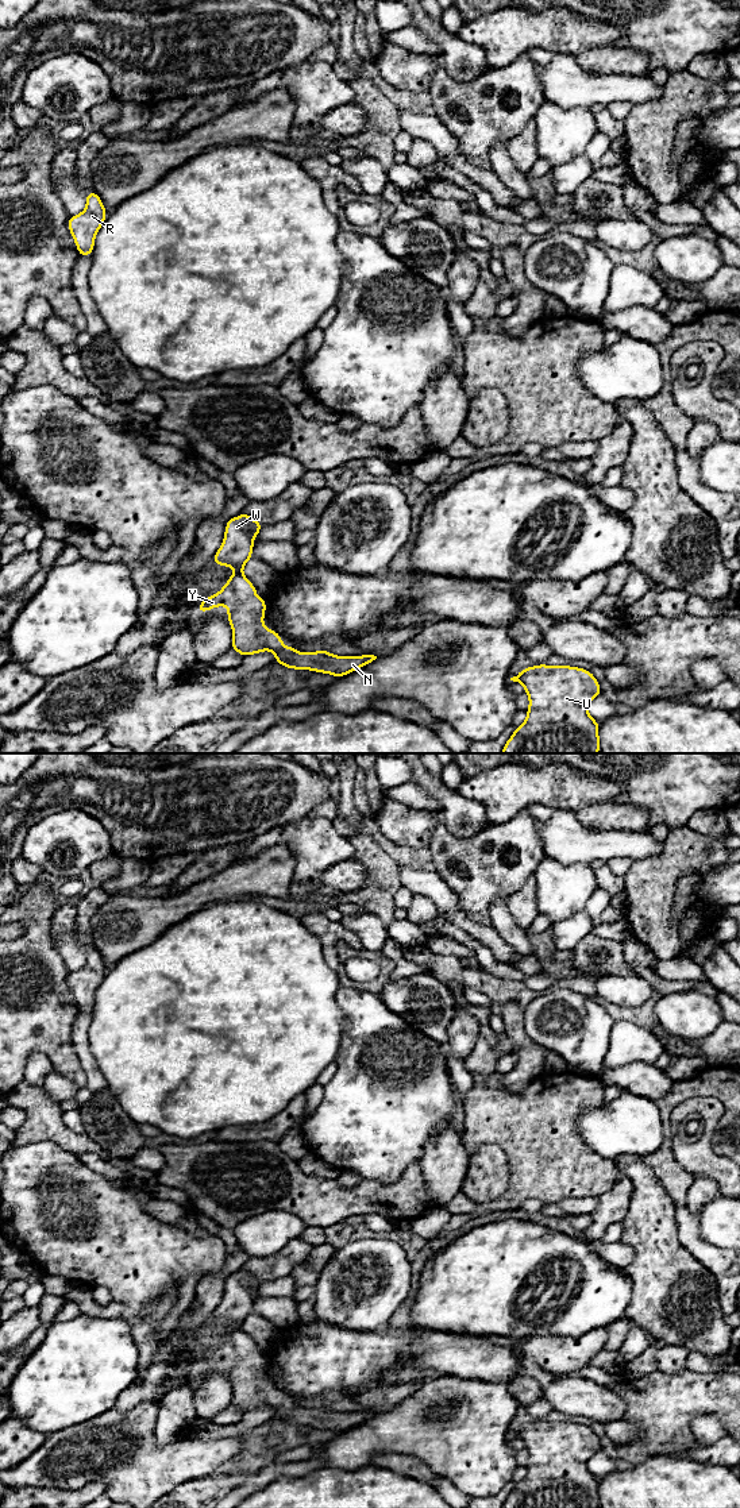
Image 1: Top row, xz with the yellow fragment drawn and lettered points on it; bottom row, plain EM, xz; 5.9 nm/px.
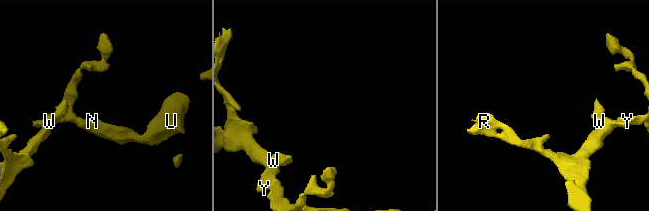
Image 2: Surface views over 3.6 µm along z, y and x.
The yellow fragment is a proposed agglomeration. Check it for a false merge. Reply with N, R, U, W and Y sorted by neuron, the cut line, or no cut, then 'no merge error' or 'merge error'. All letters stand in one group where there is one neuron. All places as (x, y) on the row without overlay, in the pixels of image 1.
N R U W Y | no cut | no merge error

